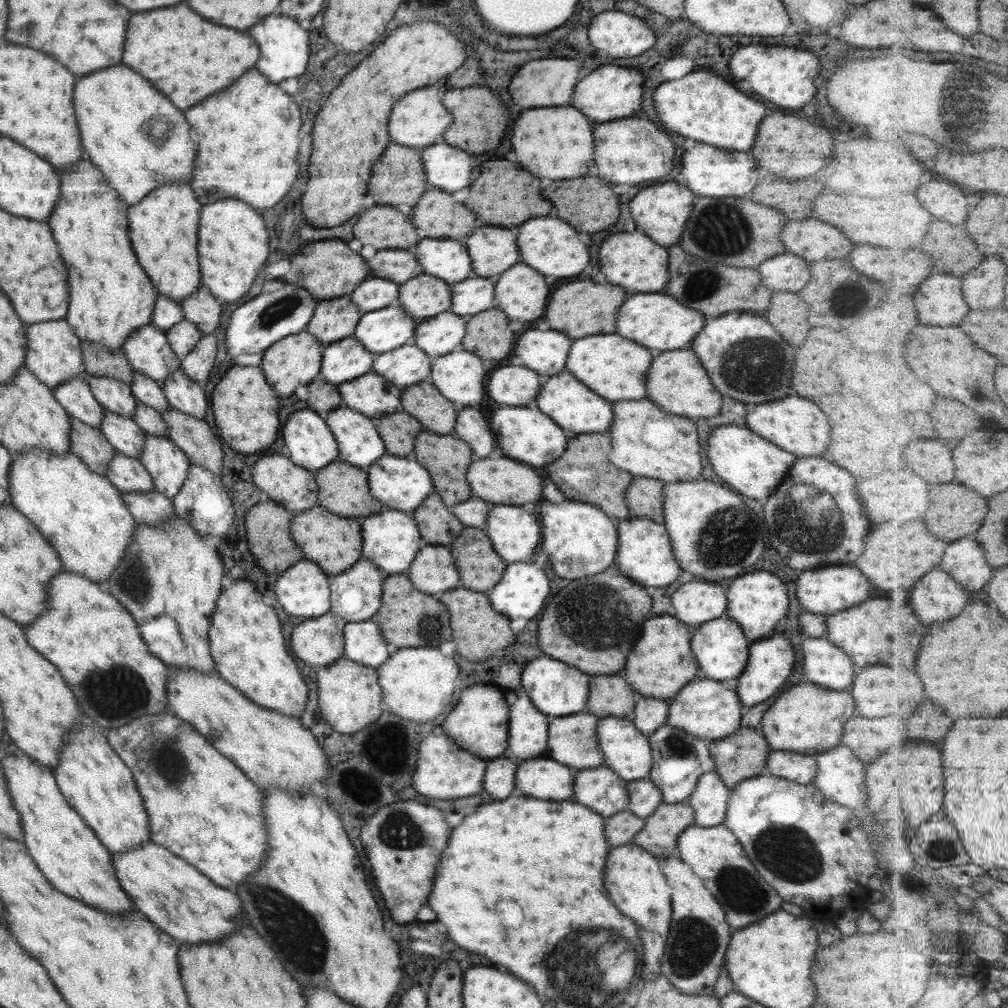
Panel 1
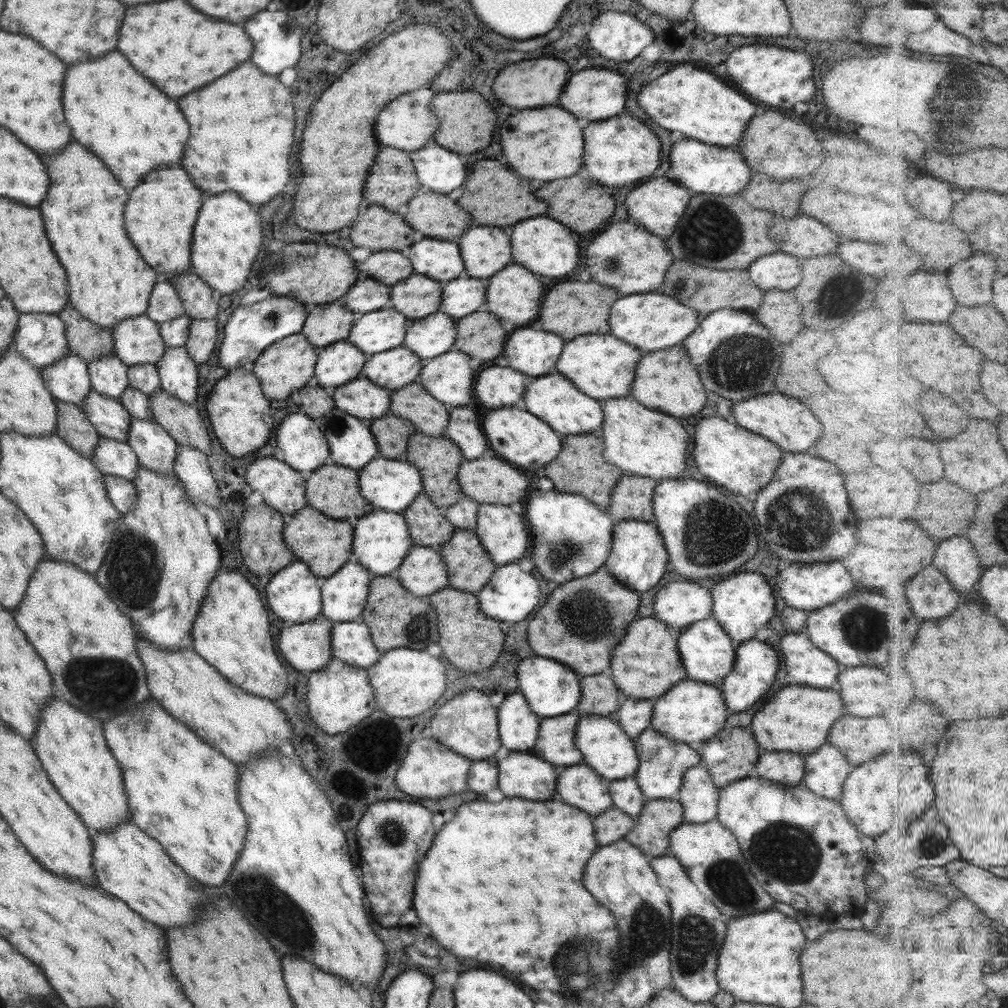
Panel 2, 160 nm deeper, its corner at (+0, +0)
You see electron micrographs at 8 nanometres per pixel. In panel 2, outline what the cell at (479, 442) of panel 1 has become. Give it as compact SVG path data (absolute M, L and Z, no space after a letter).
M449 408L448 421L444 436L459 448L465 460L473 460L477 456L487 456L483 450L487 448L485 436L481 434L475 414L467 408Z

